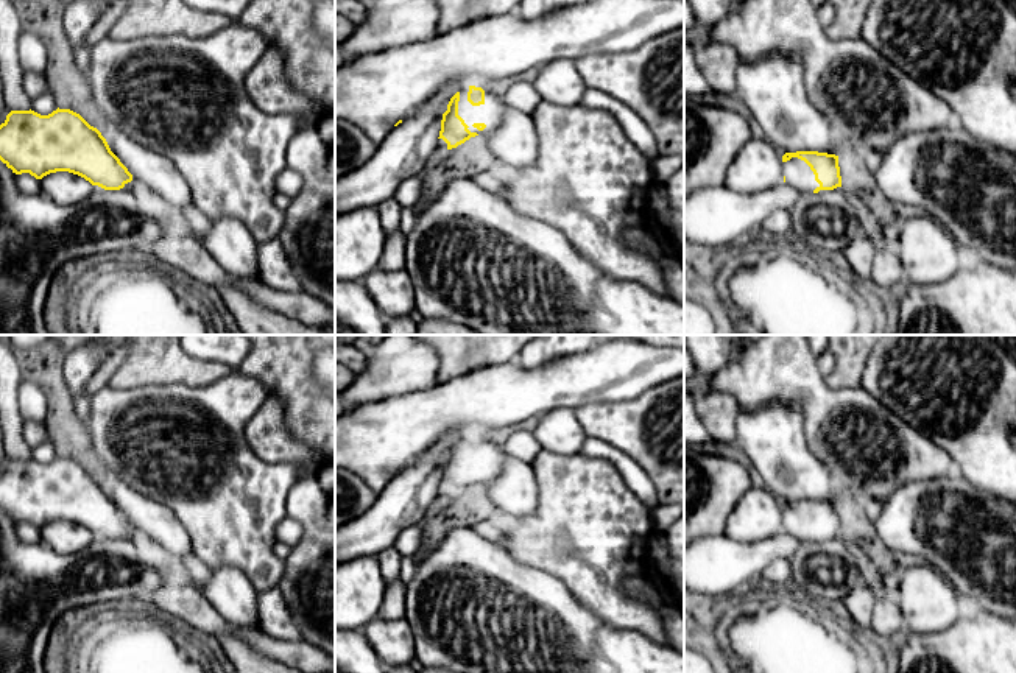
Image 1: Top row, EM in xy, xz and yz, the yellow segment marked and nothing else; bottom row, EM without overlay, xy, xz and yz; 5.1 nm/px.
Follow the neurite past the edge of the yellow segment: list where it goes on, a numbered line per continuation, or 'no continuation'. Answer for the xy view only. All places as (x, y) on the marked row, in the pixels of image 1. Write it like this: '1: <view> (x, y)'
1: xy (148, 203)

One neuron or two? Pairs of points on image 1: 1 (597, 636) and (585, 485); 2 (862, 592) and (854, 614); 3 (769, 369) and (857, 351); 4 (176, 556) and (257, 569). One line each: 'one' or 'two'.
1: two
2: one
3: two
4: two

